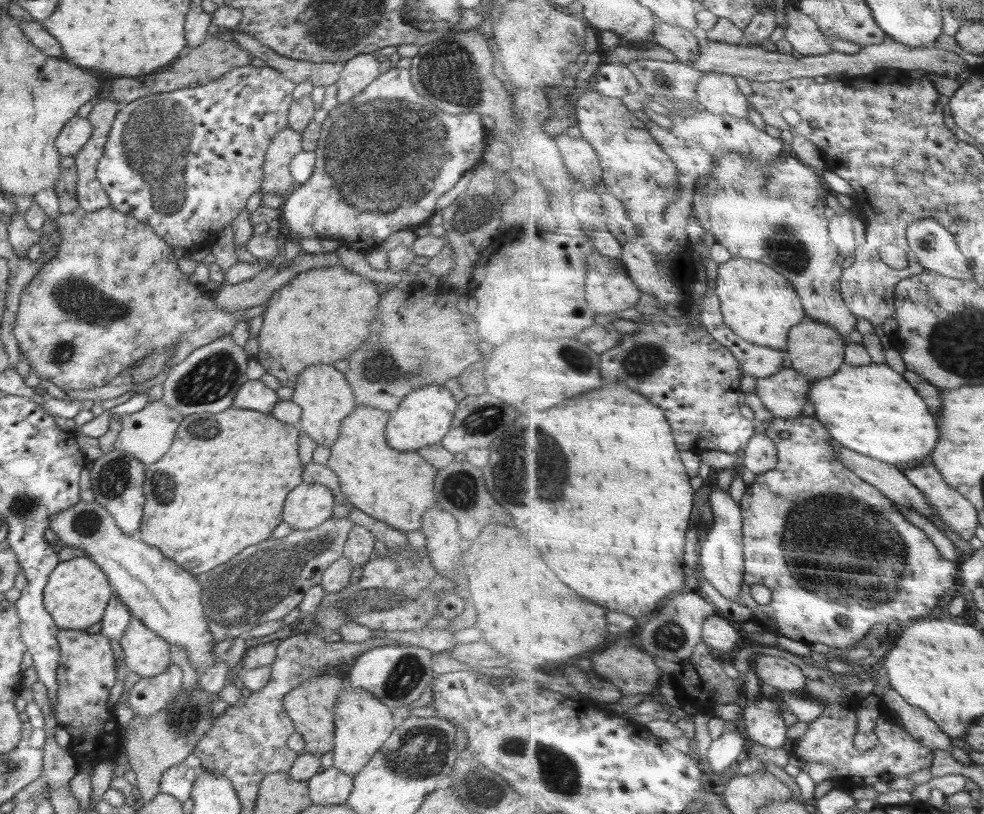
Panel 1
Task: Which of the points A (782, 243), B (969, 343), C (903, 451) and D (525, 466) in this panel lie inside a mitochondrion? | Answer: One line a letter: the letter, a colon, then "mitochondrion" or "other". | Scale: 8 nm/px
A: mitochondrion
B: mitochondrion
C: other
D: mitochondrion

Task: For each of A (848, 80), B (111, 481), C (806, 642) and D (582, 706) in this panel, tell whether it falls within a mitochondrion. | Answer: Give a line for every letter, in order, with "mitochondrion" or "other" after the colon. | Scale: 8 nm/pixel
A: other
B: mitochondrion
C: other
D: other

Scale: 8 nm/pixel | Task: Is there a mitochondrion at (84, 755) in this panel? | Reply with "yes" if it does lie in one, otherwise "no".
no

